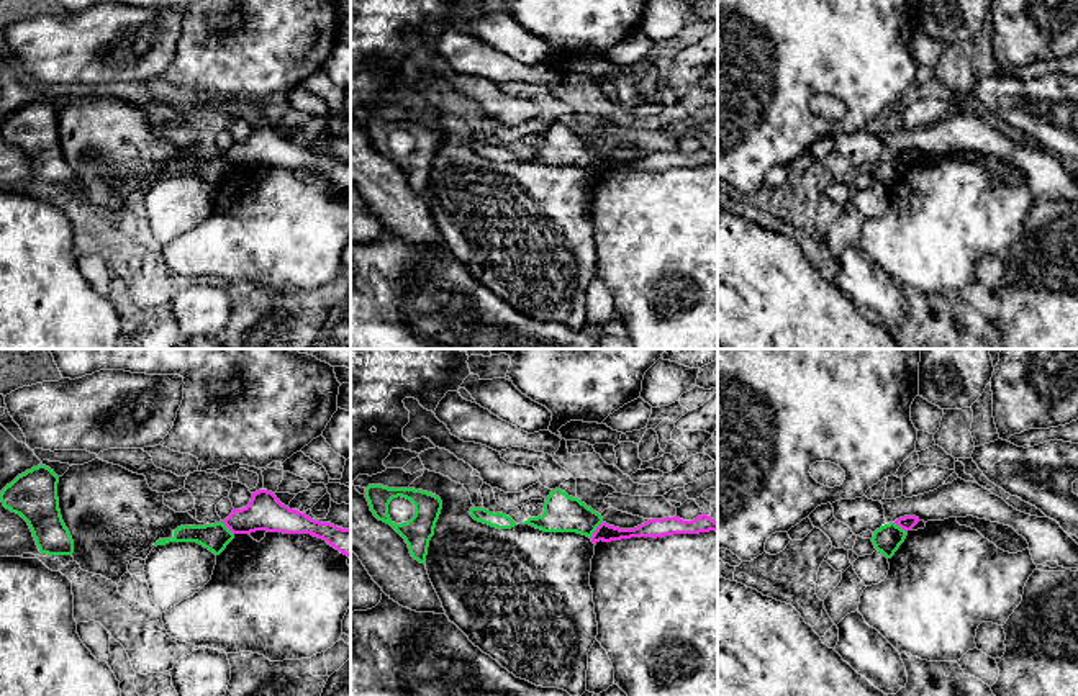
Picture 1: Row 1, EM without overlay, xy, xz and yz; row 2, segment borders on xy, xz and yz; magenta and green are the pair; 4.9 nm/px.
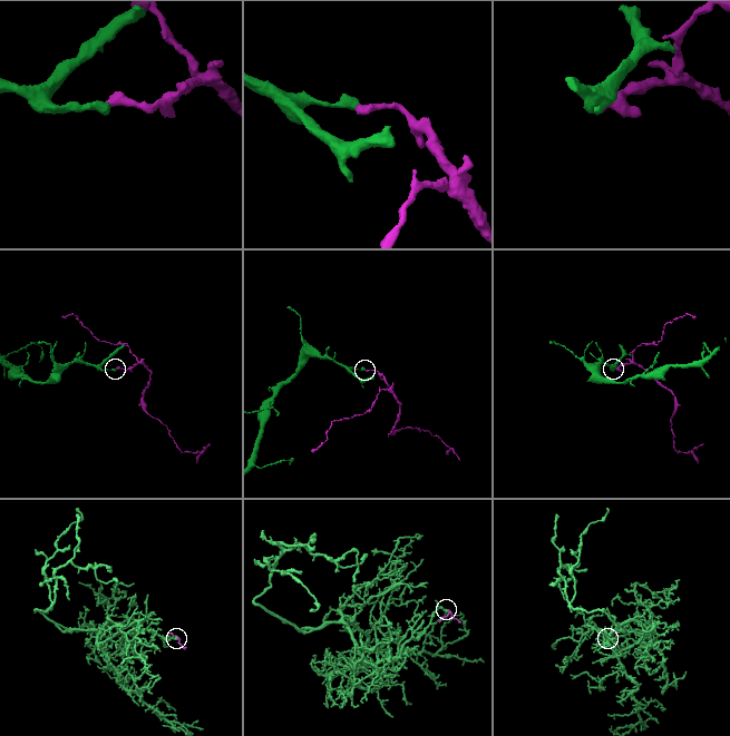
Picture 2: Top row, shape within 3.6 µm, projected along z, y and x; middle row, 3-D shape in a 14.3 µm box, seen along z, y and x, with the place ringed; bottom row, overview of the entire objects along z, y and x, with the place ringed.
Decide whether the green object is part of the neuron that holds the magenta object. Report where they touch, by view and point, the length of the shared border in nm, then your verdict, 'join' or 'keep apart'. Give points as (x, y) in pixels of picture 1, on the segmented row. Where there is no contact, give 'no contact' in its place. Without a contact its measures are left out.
contact xz (597, 529); length 110 nm; keep apart

